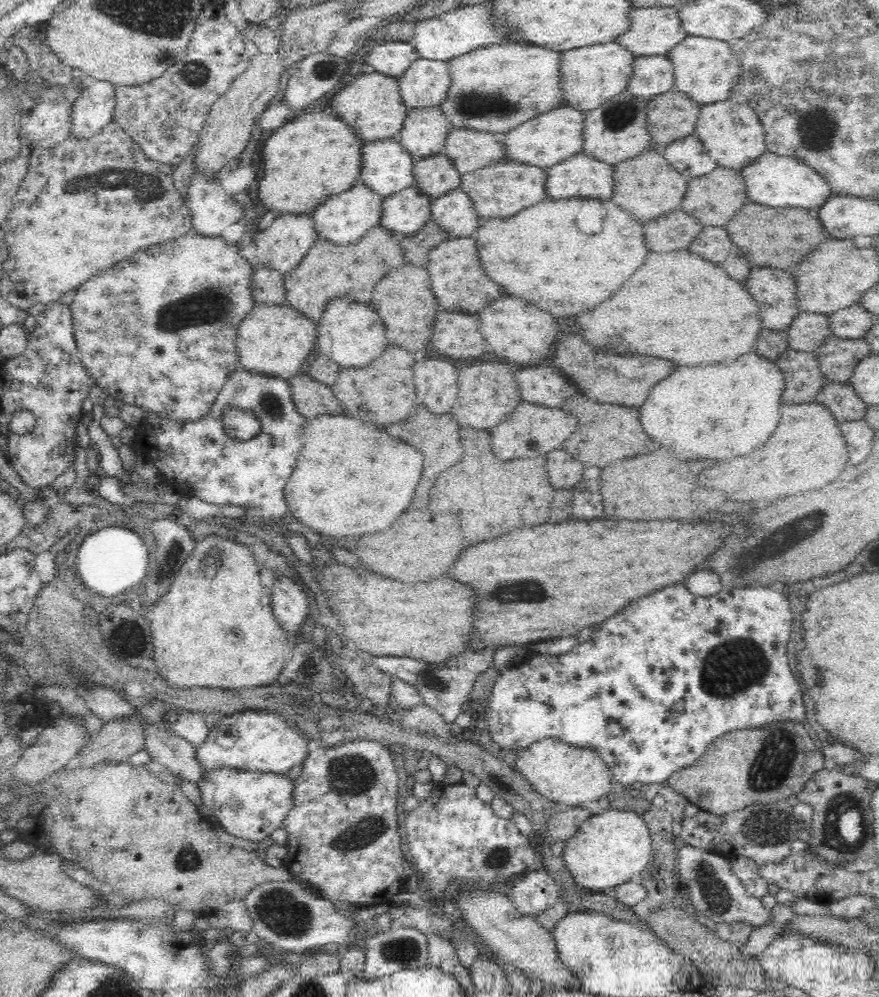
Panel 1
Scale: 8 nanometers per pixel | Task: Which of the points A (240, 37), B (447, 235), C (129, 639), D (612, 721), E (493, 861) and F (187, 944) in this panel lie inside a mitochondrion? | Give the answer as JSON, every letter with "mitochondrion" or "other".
{"A":"other","B":"other","C":"mitochondrion","D":"other","E":"mitochondrion","F":"other"}

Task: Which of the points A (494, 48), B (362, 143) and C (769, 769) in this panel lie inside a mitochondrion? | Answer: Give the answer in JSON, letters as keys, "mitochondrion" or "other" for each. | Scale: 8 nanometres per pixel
{"A":"other","B":"other","C":"mitochondrion"}

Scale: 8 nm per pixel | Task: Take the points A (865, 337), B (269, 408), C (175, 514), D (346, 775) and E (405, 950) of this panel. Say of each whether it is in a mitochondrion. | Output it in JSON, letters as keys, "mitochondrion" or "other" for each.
{"A":"other","B":"mitochondrion","C":"other","D":"mitochondrion","E":"mitochondrion"}

